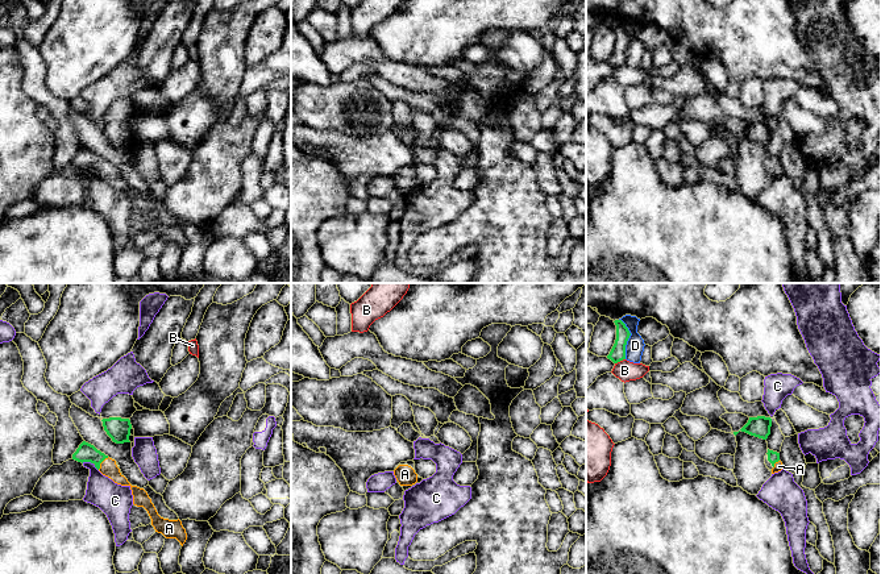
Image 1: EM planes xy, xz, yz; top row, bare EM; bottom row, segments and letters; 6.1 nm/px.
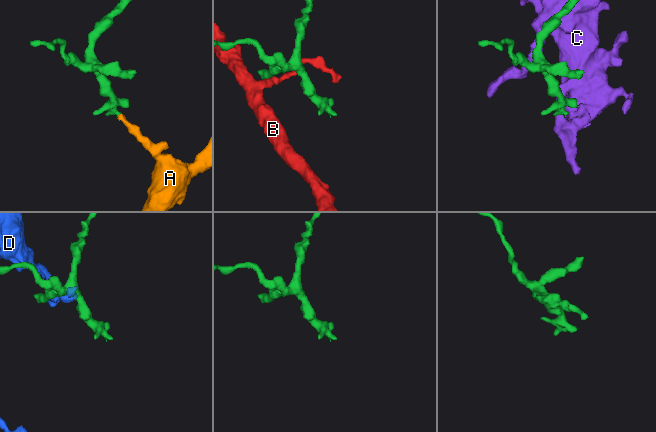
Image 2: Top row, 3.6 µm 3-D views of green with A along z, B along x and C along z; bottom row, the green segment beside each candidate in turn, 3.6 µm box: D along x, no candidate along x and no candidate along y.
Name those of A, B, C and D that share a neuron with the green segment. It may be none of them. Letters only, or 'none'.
A

